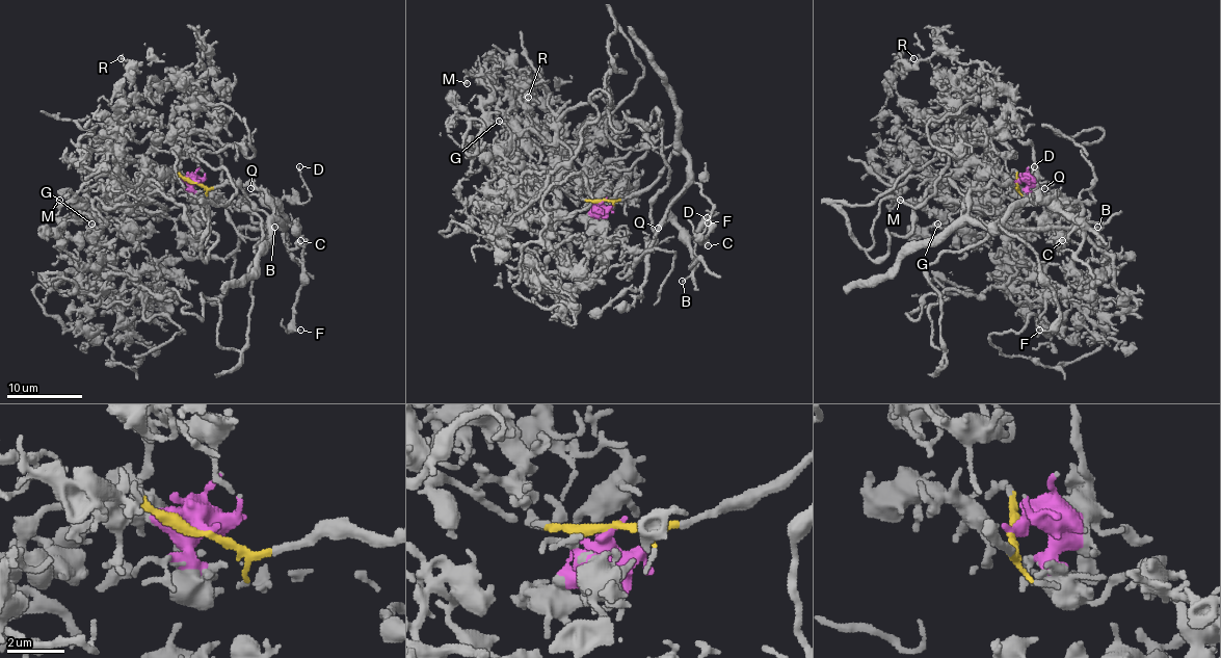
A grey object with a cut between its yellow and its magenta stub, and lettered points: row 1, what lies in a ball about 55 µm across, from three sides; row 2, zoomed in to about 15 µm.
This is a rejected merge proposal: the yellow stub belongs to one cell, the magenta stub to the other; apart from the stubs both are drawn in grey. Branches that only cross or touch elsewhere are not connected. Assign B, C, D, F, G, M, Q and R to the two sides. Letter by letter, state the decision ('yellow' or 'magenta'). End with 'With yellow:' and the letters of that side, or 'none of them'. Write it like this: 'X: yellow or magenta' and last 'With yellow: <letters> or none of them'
B: yellow
C: yellow
D: yellow
F: yellow
G: magenta
M: magenta
Q: yellow
R: magenta
With yellow: B, C, D, F, Q

